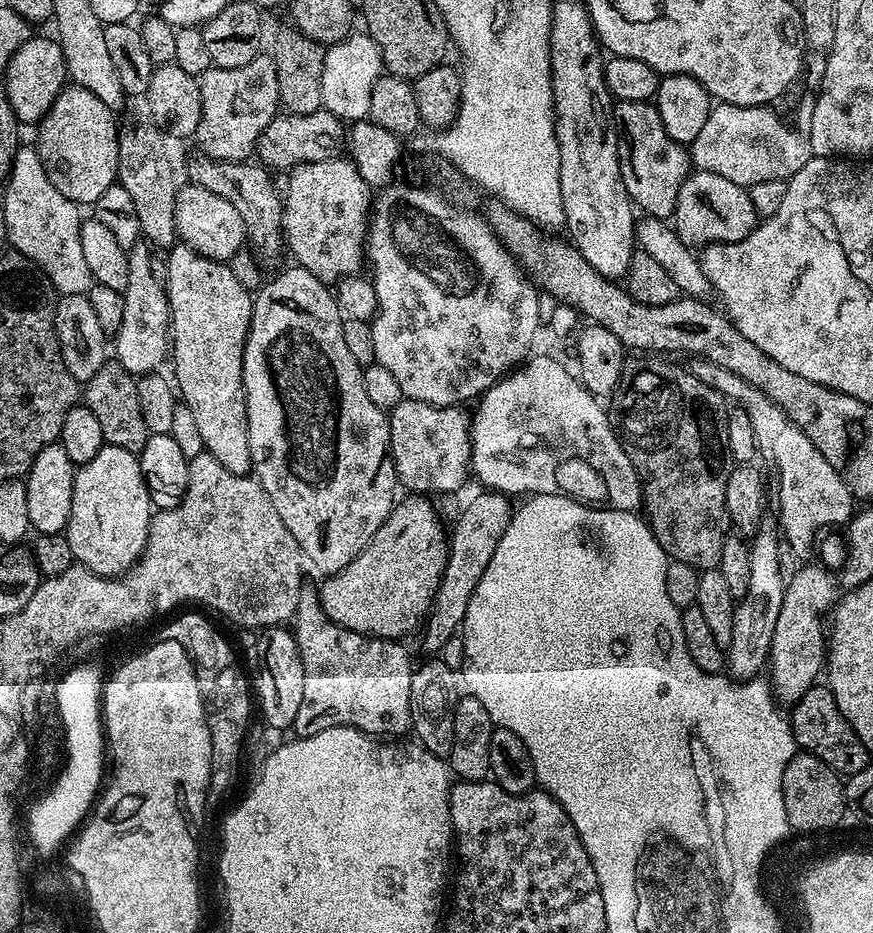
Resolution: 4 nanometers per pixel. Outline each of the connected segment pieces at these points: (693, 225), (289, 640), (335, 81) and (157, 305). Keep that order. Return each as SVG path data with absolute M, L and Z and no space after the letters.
M703 170L689 171L688 177L678 190L678 202L674 213L674 227L680 239L689 246L710 244L729 244L746 238L756 229L758 215L756 204L747 187Z
M269 626L259 633L260 645L254 648L260 677L256 680L258 712L272 728L291 729L298 718L298 706L302 706L304 663L296 645L295 635L284 626Z
M353 31L342 42L327 45L322 66L323 111L334 114L345 122L367 120L370 93L374 91L374 84L384 71L382 54L367 31Z
M138 242L133 248L127 249L128 254L128 273L126 274L126 286L122 293L124 298L124 305L122 306L122 326L118 326L118 330L114 333L114 340L116 340L116 356L114 356L115 363L119 364L121 368L131 372L133 377L139 378L146 375L148 372L157 371L161 366L160 363L165 363L166 357L170 352L170 317L168 315L168 294L164 286L159 285L153 281L153 271L151 270L151 262L154 257L154 252L147 243Z

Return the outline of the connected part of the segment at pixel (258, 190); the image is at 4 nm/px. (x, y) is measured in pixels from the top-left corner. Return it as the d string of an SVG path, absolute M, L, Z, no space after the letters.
M199 158L188 164L187 179L218 194L238 210L246 229L246 240L265 261L272 260L286 248L284 239L284 201L281 189L272 181L273 173L259 162L242 160L209 160Z

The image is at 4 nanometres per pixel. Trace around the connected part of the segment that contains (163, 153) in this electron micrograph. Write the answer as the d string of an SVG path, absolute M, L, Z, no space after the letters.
M132 124L129 128L119 129L117 181L129 192L138 213L140 235L150 242L153 249L171 249L177 243L176 235L176 172L168 161L168 152L164 149L166 137L155 124Z

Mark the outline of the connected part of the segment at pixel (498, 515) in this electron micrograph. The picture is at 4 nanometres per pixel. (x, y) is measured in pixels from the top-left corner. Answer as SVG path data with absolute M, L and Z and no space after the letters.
M480 490L480 493L465 506L456 520L456 525L451 525L448 537L448 561L446 570L440 579L440 585L436 591L436 597L432 600L432 609L428 611L427 617L422 625L424 632L424 648L428 654L440 654L444 647L452 640L452 635L461 631L466 618L466 606L470 606L470 598L482 582L482 574L486 574L486 566L490 566L490 558L494 558L494 550L498 550L498 542L502 542L502 534L506 534L506 526L510 526L514 504L503 492L489 492Z

